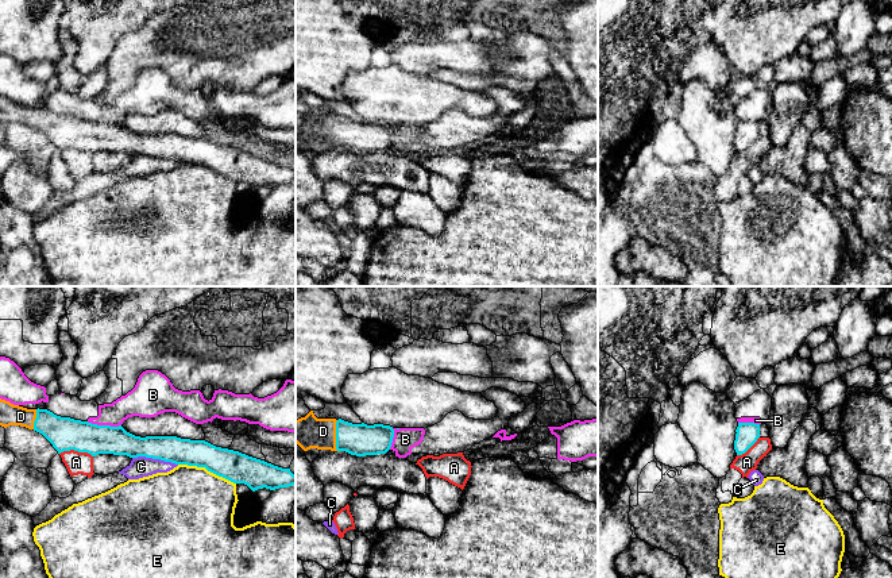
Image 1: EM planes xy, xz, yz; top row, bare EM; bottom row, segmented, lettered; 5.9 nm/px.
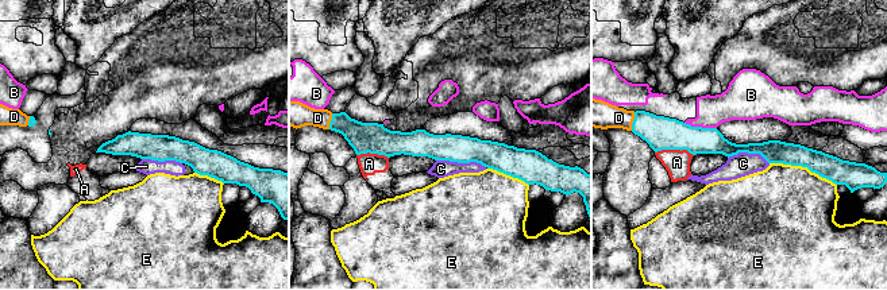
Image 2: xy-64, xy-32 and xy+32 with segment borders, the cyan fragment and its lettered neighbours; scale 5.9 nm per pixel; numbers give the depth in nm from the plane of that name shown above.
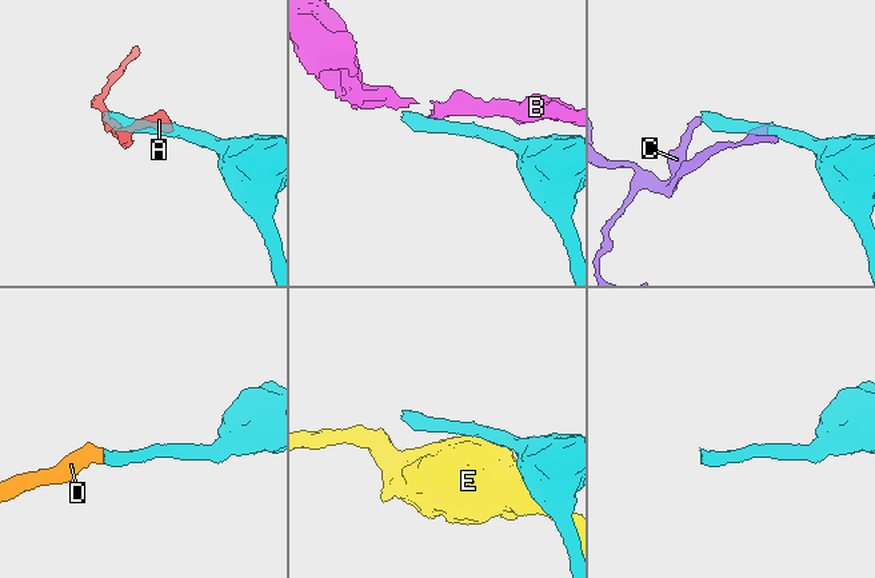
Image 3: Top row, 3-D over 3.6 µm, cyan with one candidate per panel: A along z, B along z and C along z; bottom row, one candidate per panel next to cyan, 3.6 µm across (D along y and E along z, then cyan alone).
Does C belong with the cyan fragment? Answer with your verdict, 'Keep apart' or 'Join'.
Keep apart

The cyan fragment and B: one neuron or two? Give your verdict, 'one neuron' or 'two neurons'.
two neurons

